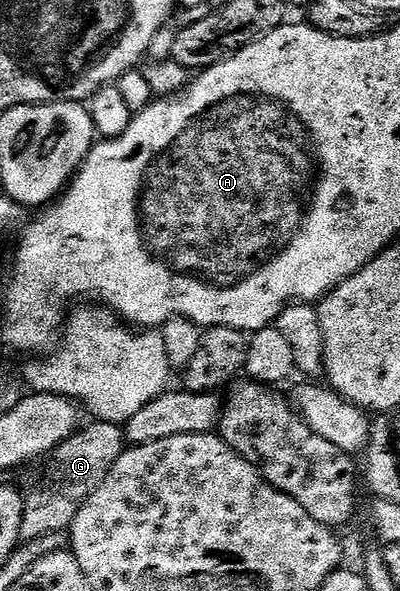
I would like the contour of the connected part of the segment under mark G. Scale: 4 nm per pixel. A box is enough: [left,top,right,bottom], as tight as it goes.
[20,420,126,541]

